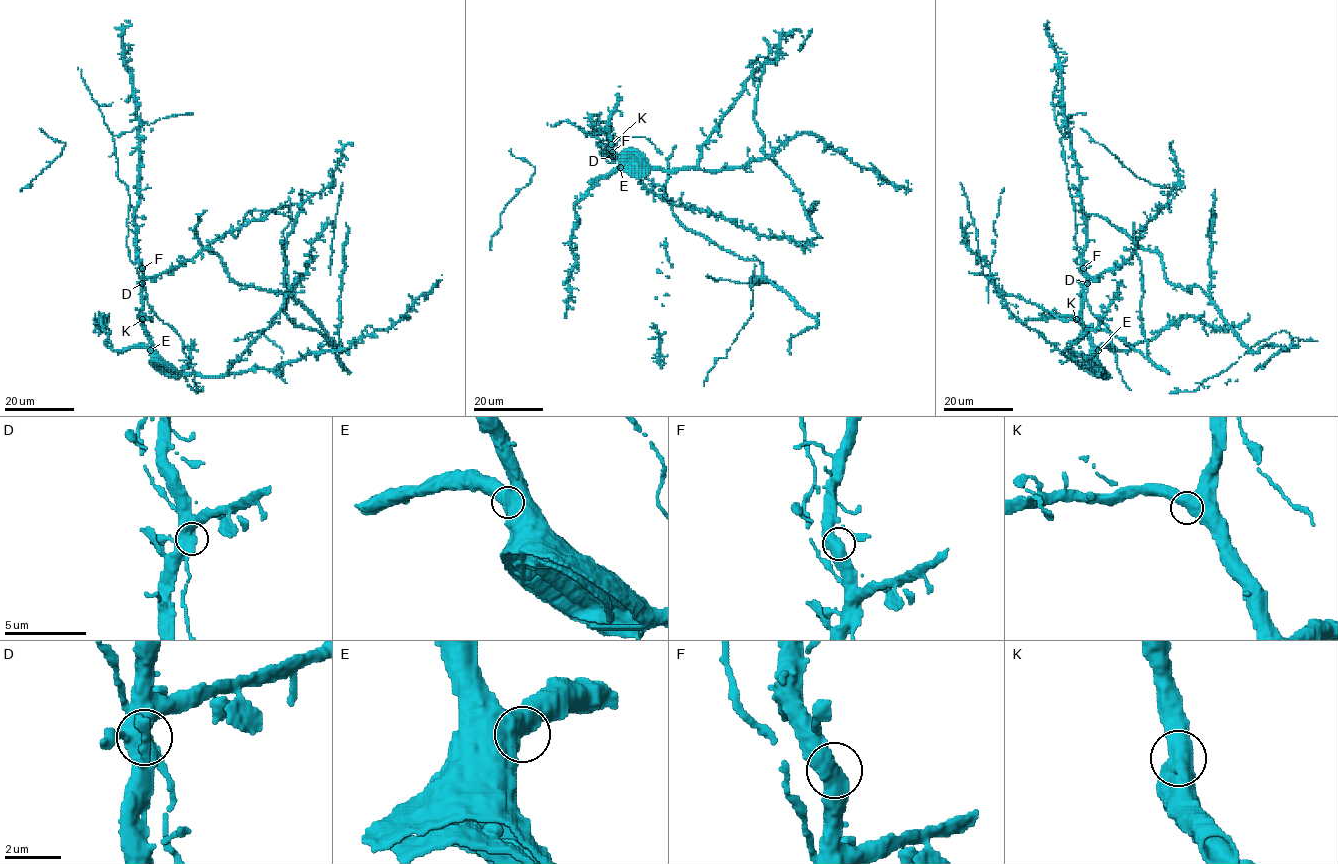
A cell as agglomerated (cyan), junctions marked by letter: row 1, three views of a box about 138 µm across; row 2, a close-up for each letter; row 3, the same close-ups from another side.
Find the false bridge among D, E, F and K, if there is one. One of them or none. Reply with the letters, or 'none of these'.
D

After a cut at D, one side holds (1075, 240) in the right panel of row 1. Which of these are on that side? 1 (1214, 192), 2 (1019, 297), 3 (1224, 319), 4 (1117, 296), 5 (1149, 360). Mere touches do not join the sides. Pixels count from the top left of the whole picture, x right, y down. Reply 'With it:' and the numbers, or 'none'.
With it: 1, 2, 3, 5

